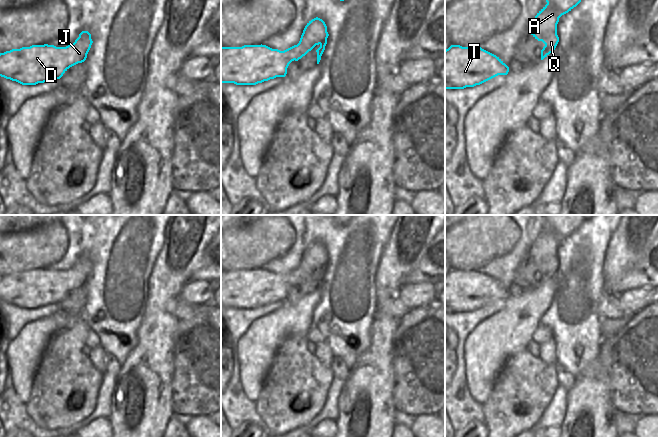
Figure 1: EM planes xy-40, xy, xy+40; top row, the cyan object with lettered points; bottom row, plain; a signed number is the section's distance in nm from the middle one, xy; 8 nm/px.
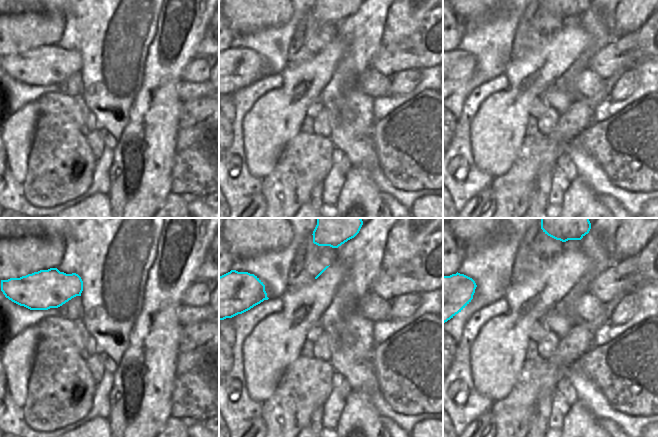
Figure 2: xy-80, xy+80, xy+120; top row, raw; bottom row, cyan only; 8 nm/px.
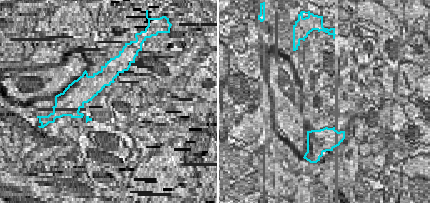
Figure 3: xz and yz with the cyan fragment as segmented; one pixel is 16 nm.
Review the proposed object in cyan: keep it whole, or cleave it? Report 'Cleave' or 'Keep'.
Cleave

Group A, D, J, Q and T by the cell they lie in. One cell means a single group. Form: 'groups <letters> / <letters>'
groups A Q / D J T

